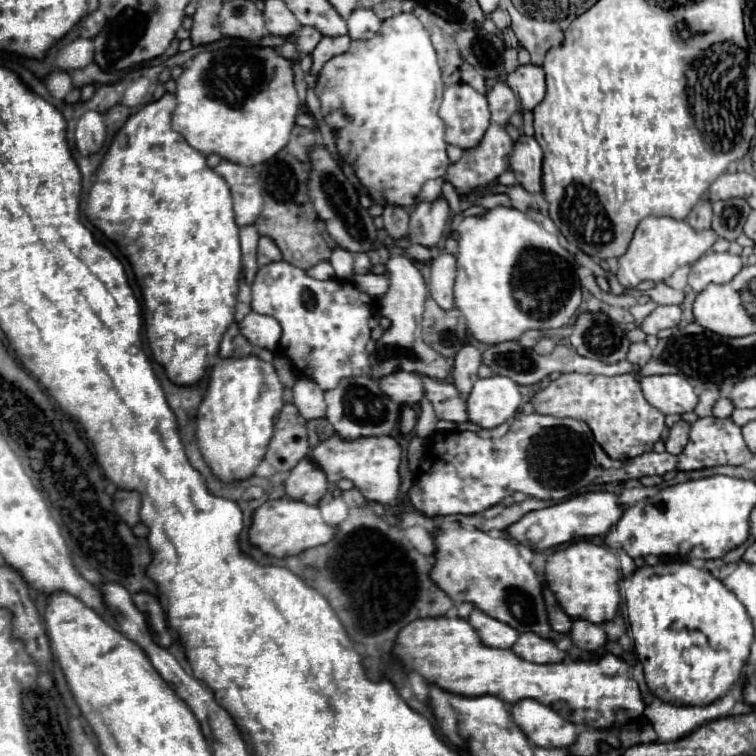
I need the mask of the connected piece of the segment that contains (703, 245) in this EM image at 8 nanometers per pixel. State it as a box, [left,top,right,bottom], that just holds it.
[615,218,719,288]

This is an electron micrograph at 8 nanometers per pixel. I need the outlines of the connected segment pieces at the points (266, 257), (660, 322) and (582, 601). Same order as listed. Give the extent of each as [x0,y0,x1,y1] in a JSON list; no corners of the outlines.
[[257,238,281,266],[641,306,681,334],[545,540,636,624]]

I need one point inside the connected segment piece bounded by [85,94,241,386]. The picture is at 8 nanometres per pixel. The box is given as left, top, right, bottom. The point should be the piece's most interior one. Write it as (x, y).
(171, 216)

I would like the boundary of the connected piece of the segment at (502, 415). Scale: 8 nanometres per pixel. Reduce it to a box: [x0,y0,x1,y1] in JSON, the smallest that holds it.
[467,376,521,430]

